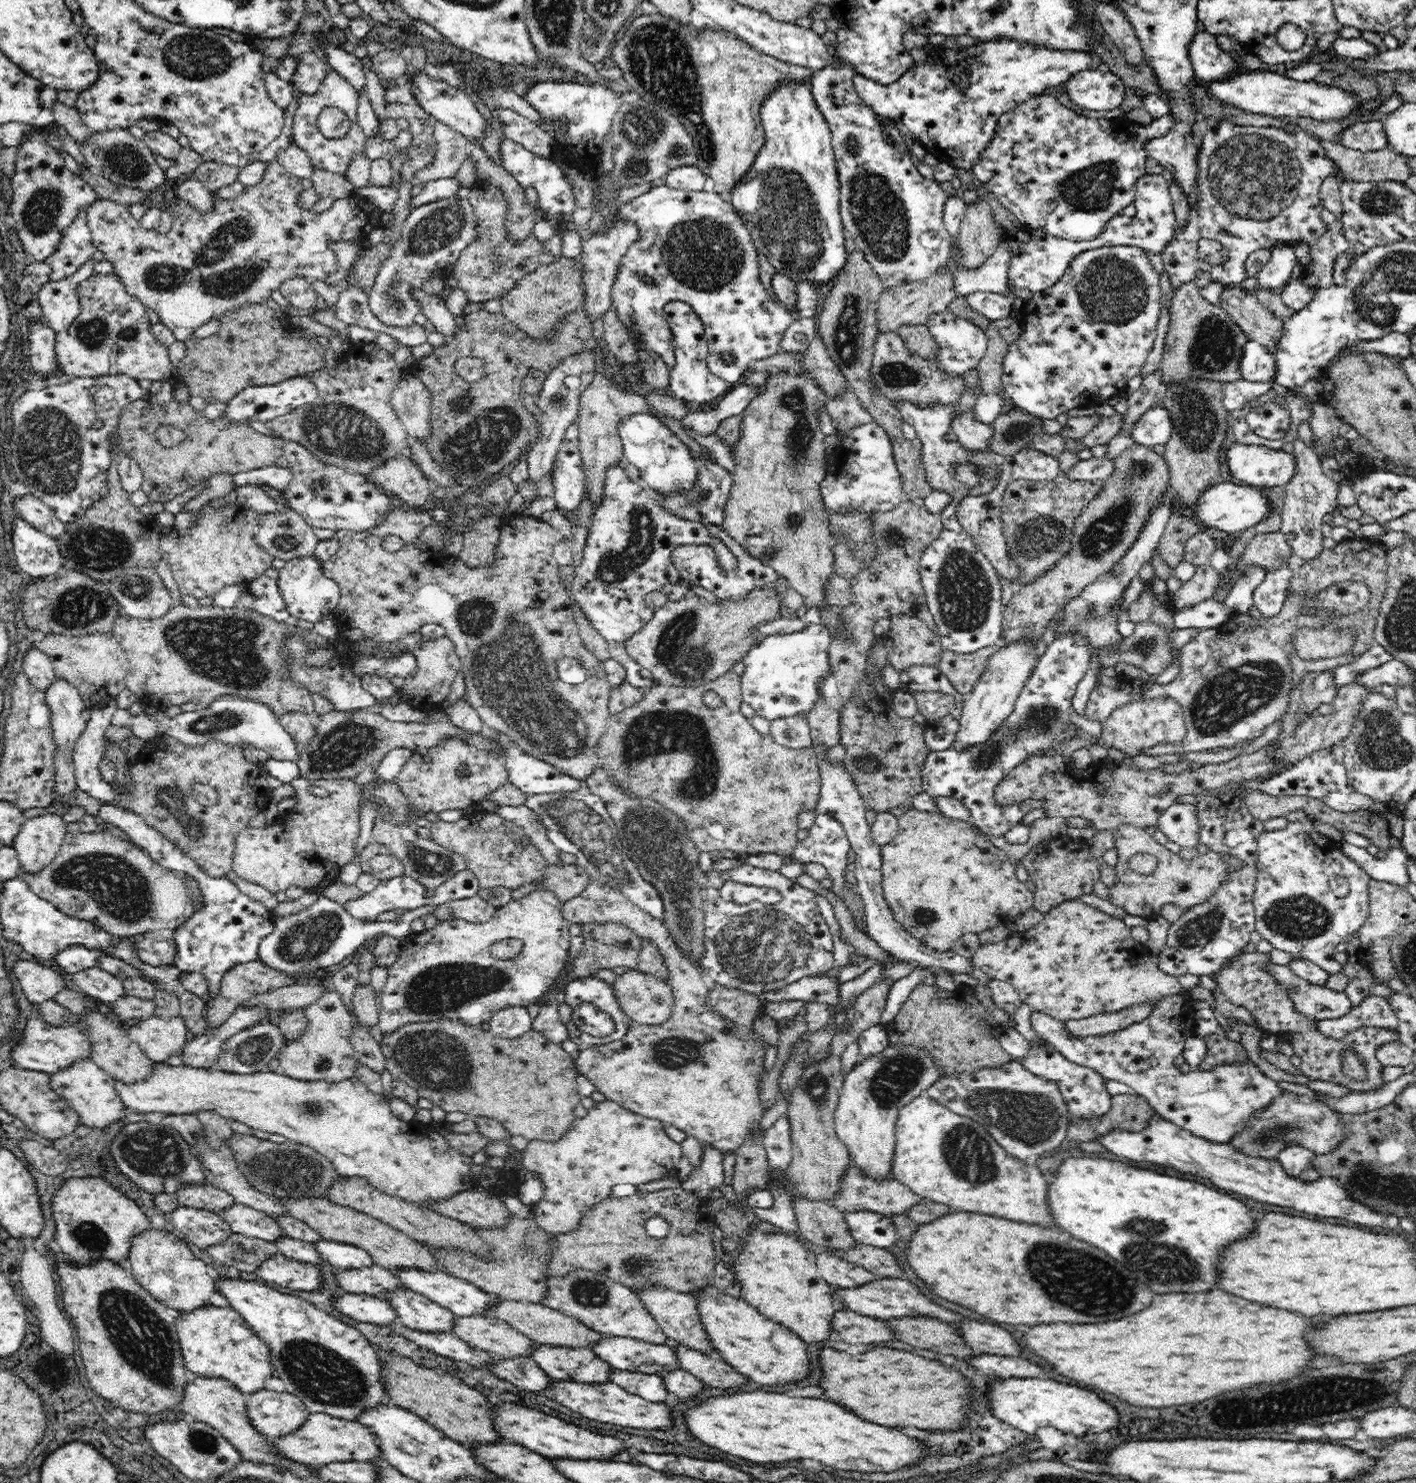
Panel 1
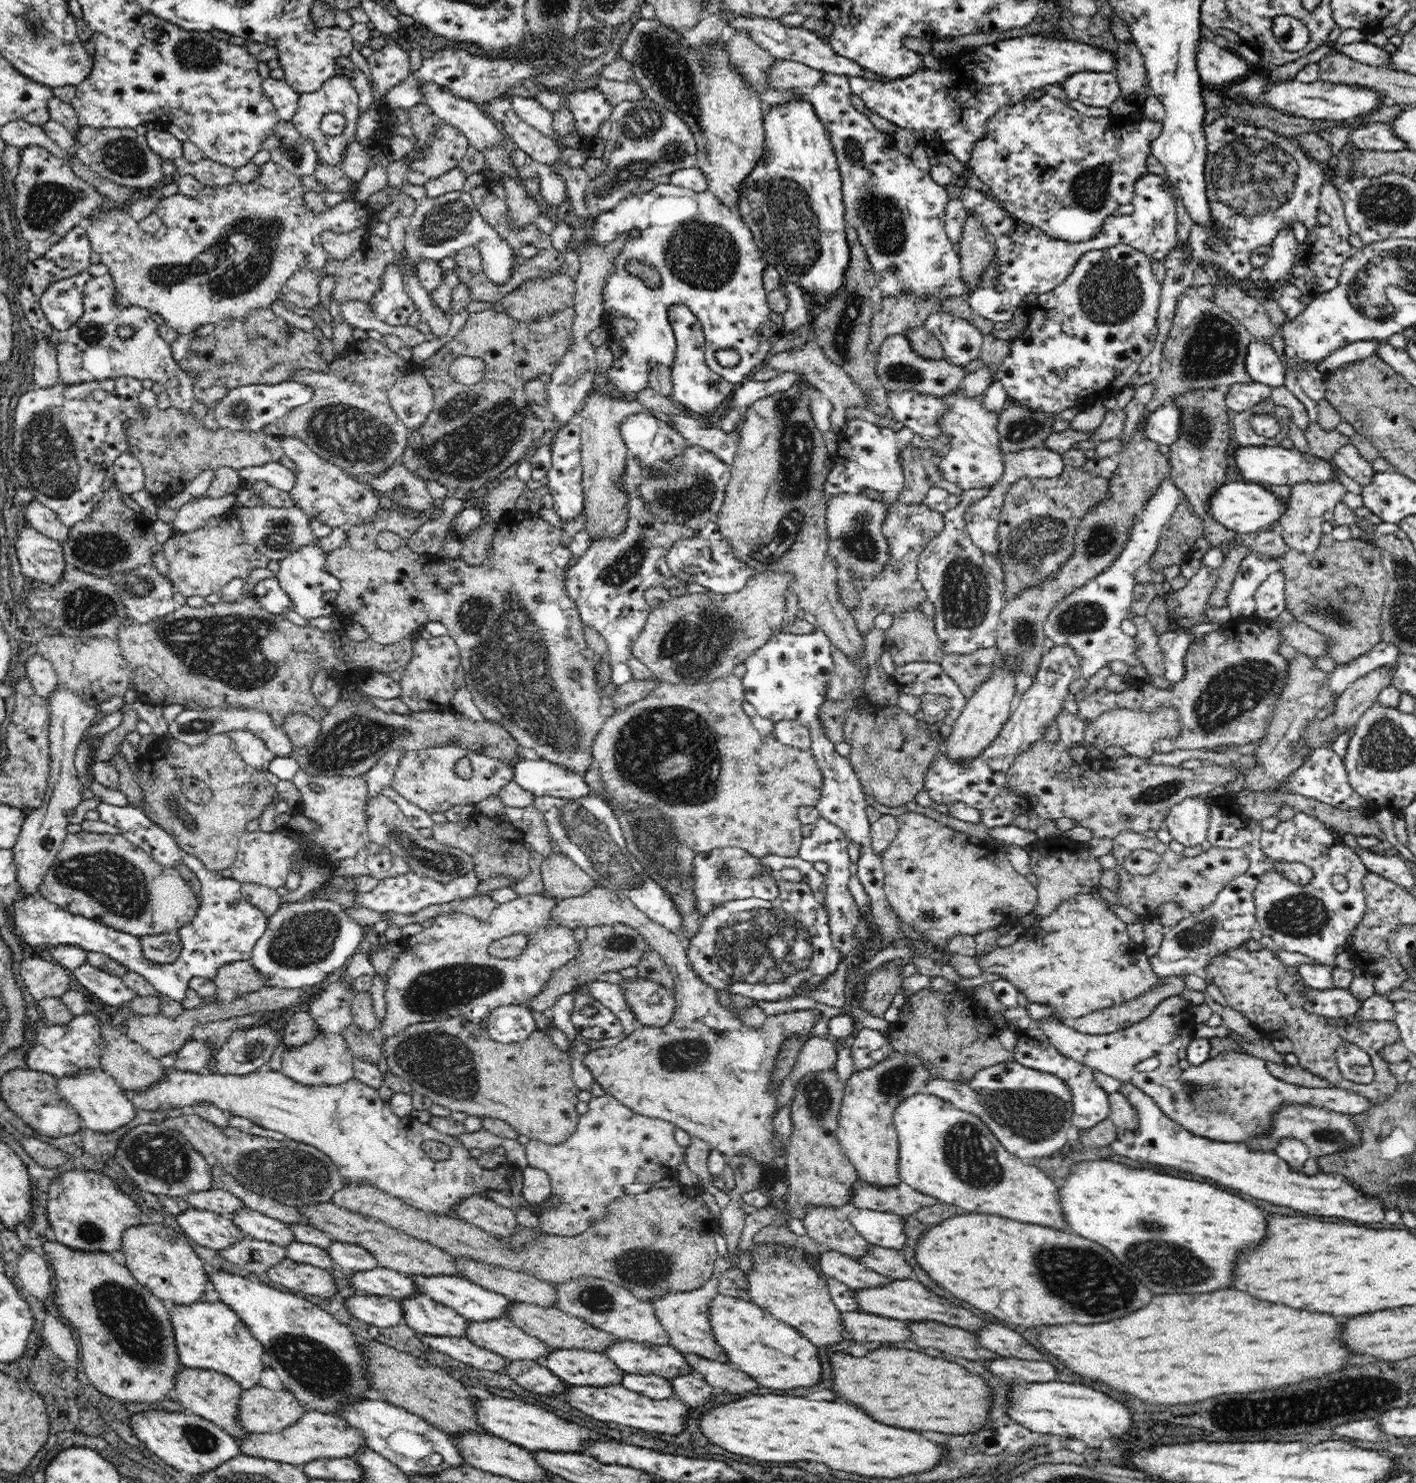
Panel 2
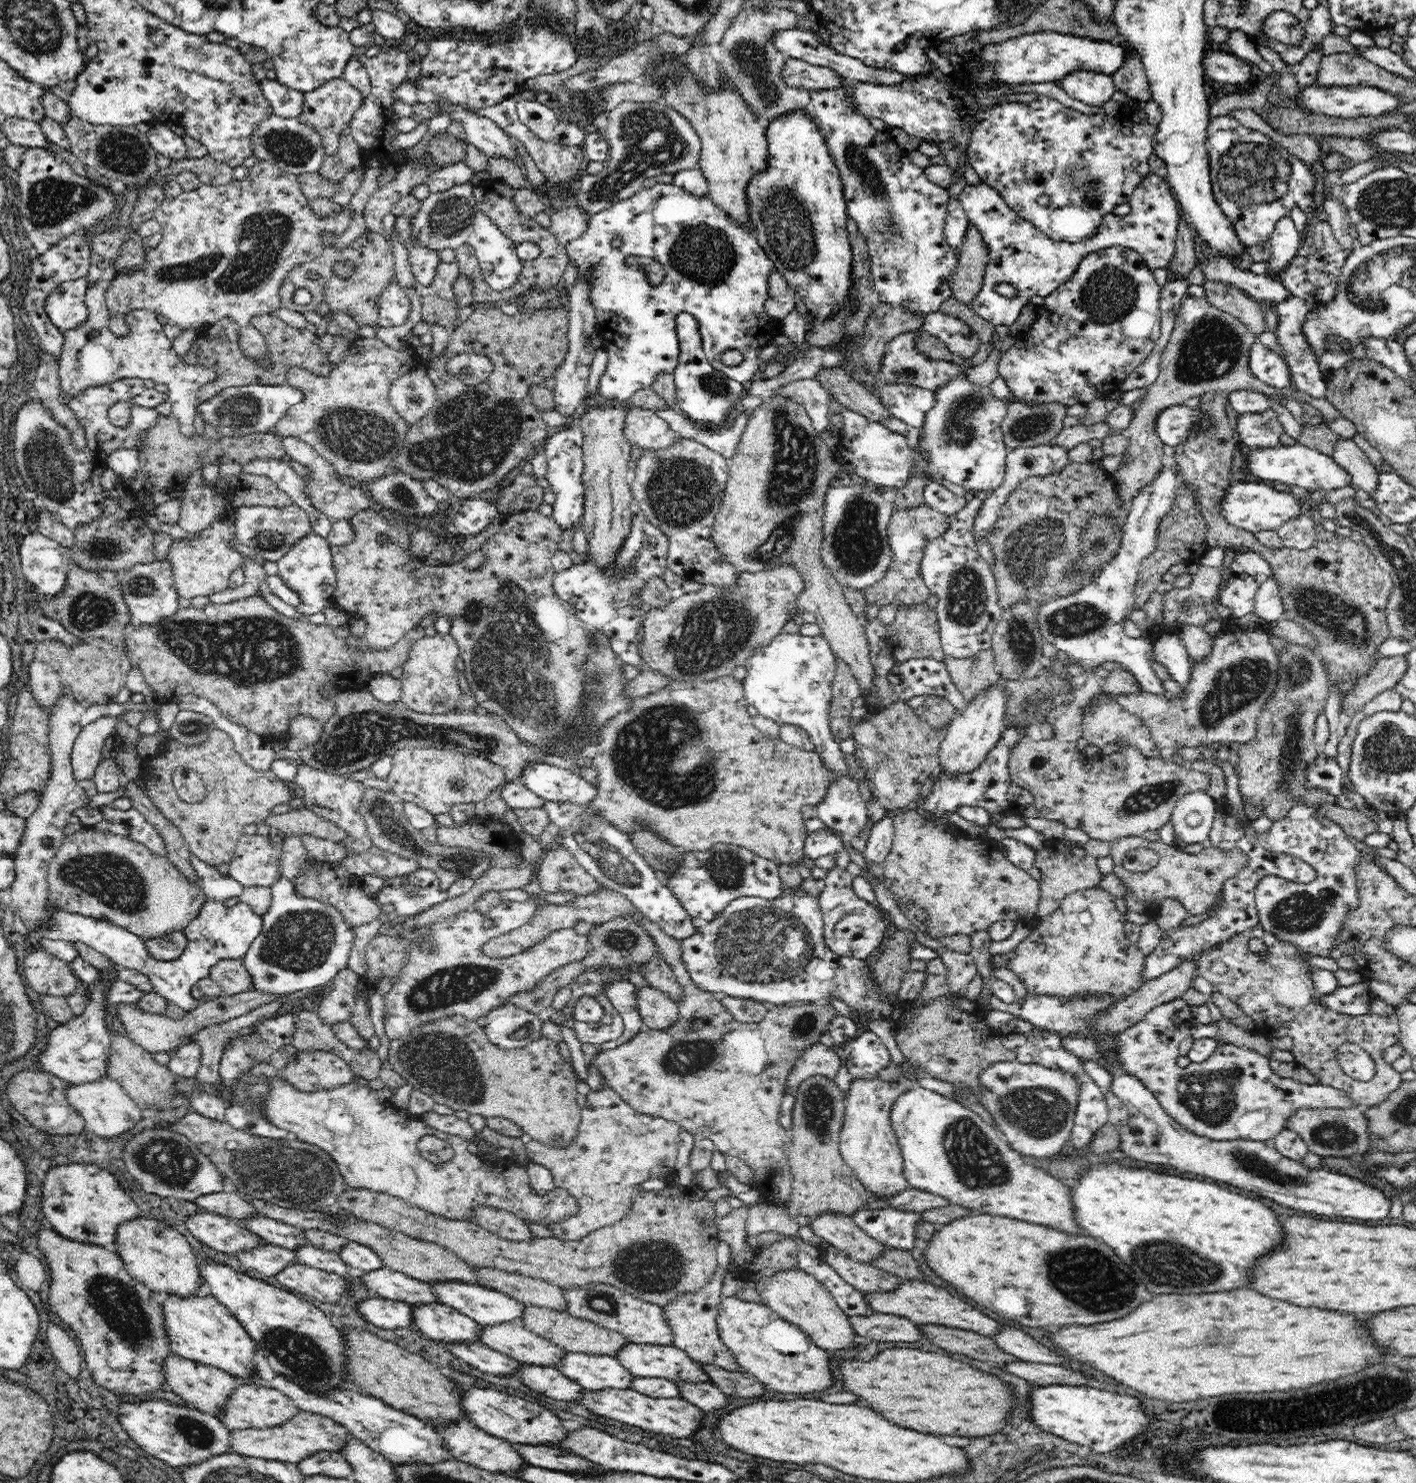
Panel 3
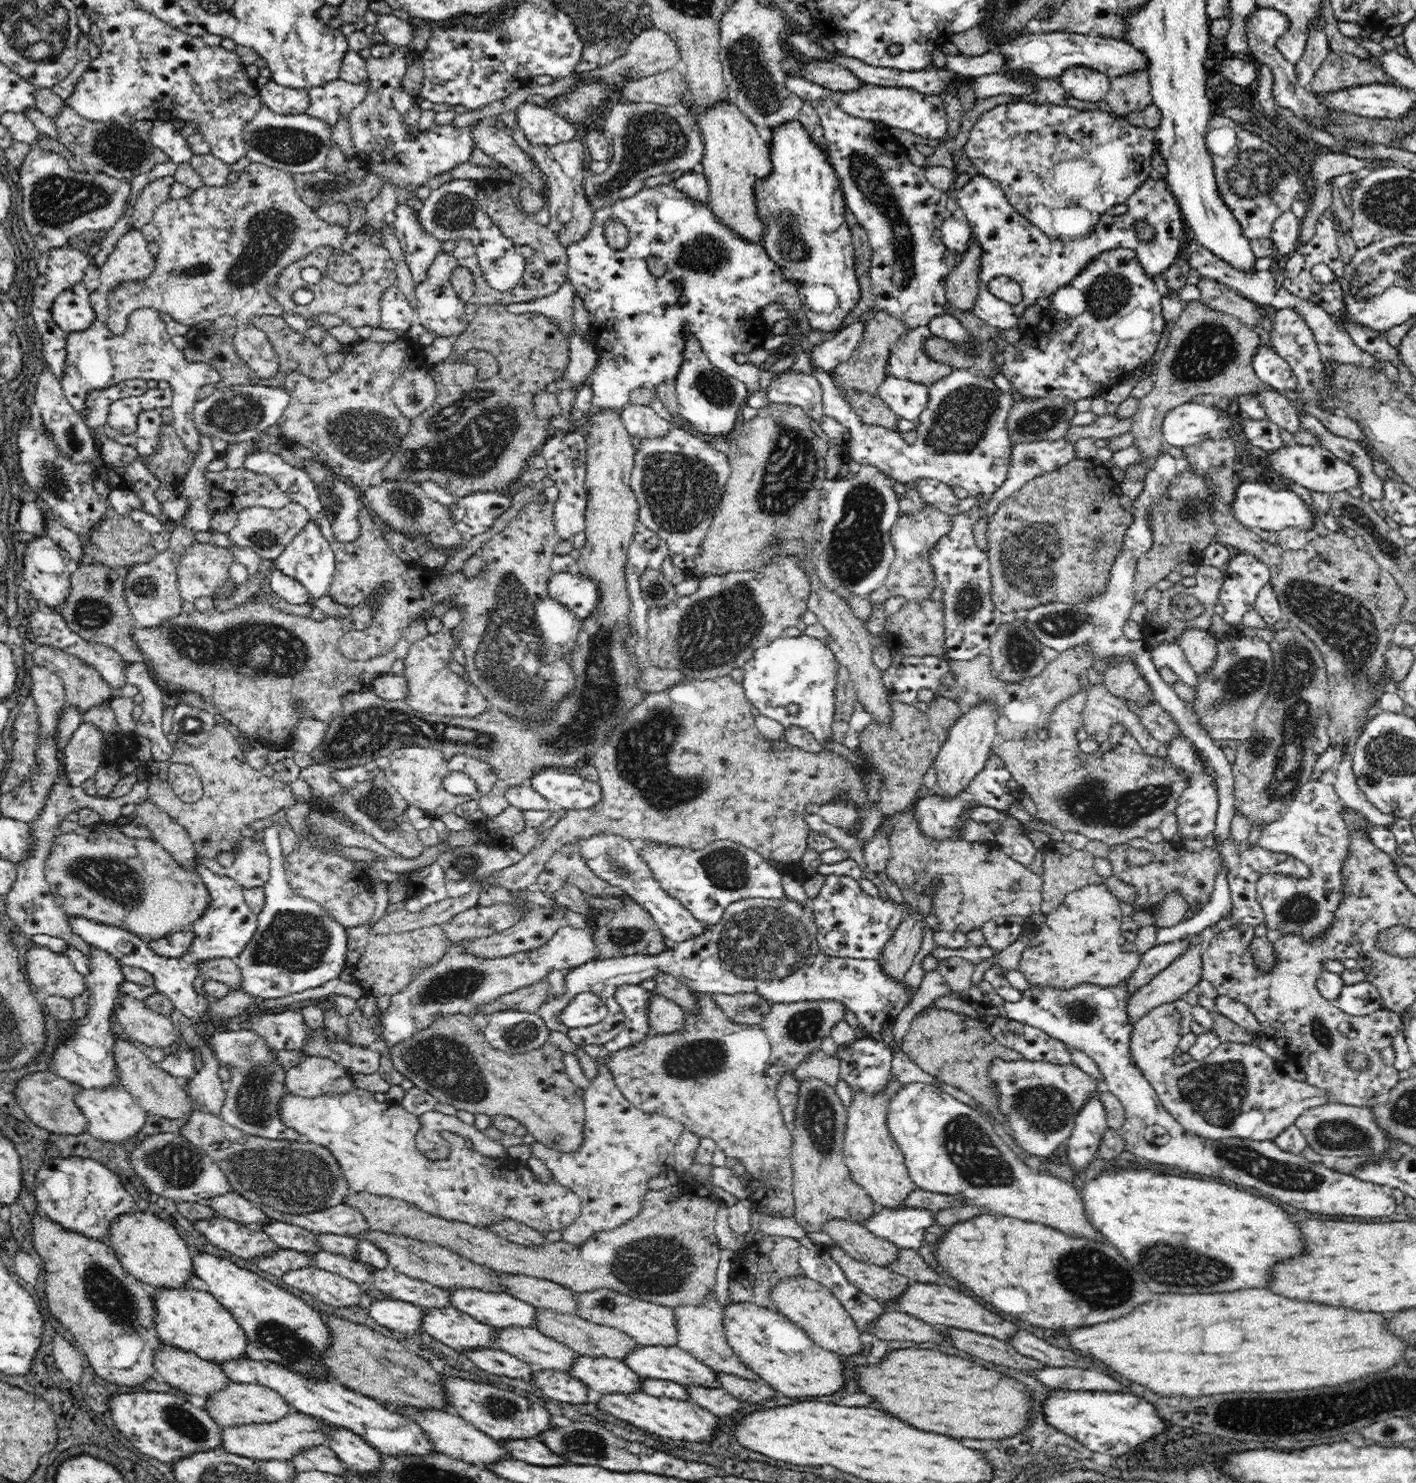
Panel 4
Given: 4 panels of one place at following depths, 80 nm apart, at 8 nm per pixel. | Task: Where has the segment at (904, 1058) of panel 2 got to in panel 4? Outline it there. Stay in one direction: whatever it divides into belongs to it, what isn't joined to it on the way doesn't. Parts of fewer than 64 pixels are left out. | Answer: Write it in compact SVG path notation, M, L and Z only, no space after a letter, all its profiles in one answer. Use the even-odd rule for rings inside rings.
M891 1078L886 1089L879 1093L868 1093L862 1089L854 1091L847 1108L847 1128L843 1142L844 1159L850 1169L851 1178L868 1193L872 1202L892 1210L904 1208L906 1198L917 1189L908 1172L905 1156L897 1148L886 1124L888 1104L903 1086L898 1080Z

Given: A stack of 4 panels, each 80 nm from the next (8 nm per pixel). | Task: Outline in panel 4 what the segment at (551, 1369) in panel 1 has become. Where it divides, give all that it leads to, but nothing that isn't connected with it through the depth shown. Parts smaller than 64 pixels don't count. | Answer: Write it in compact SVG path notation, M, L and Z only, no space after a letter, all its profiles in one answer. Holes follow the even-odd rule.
M579 1356L568 1372L583 1382L593 1395L632 1394L642 1390L642 1378L624 1361L614 1358Z

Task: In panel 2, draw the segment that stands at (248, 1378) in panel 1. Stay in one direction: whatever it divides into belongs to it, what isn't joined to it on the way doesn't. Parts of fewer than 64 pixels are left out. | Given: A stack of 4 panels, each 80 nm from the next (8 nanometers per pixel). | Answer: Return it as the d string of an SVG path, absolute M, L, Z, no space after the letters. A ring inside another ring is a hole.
M197 1301L192 1304L173 1304L169 1310L177 1354L183 1366L203 1367L204 1370L216 1370L233 1378L244 1389L260 1385L260 1374L264 1370L264 1347L245 1328L244 1322L222 1302Z

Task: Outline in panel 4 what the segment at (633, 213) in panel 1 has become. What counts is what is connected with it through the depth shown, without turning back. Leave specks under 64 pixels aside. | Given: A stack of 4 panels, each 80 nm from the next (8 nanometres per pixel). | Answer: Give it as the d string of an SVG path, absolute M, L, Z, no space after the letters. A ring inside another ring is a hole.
M673 184L657 185L652 188L644 187L640 192L637 192L630 198L620 199L612 206L598 207L588 234L585 234L584 238L581 238L578 242L570 243L567 246L567 256L565 276L568 278L569 284L572 285L572 290L576 298L579 298L581 304L584 304L584 308L588 309L589 316L592 320L590 334L600 357L600 366L590 376L586 377L588 377L588 384L594 390L592 402L594 402L594 406L600 406L600 408L620 408L622 410L629 405L630 394L635 389L648 388L654 390L656 386L660 386L666 380L676 382L675 378L683 368L684 357L687 352L687 339L689 337L692 337L694 341L698 341L701 350L706 354L709 362L714 367L725 371L733 379L740 380L747 387L750 394L756 393L760 390L759 368L752 362L748 362L748 364L737 364L734 356L737 353L743 353L744 355L750 354L756 348L760 349L764 342L772 337L773 330L769 330L769 327L762 320L762 308L766 306L782 306L788 312L787 320L789 322L798 324L803 319L803 307L800 306L799 292L796 290L795 283L788 282L783 277L782 269L768 256L763 245L747 244L747 241L741 240L740 237L736 236L736 233L729 232L728 228L725 228L724 224L721 224L720 220L717 220L716 216L713 216L712 211L708 208L708 204L693 201L690 197L678 191ZM606 220L617 220L628 229L629 241L622 250L616 250L606 243L606 237L604 237L604 222ZM648 256L658 256L658 258L662 258L664 263L666 262L667 268L664 275L654 277L654 275L649 273L649 268L646 264L646 258ZM676 282L680 282L682 285L678 287Z

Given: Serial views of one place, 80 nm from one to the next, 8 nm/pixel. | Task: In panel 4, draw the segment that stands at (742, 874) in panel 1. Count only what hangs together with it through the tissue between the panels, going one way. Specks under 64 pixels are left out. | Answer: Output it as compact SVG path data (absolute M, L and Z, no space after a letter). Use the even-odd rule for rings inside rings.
M755 898L754 900L748 900L748 902L736 902L736 910L734 912L728 912L728 914L724 914L724 918L720 919L720 922L715 925L706 926L704 929L704 934L700 934L698 938L690 938L690 940L684 940L678 944L672 945L670 950L664 950L661 954L658 955L617 955L616 958L604 958L604 959L594 959L592 961L588 961L578 967L573 967L572 969L566 970L568 976L566 976L566 994L560 998L560 1000L556 1000L554 996L547 1000L545 998L545 1002L541 1004L540 1007L537 1008L536 1013L542 1017L542 1020L546 1023L546 1026L551 1031L558 1031L568 1035L568 1038L580 1047L586 1046L586 1044L604 1044L609 1040L612 1040L620 1034L620 1031L623 1030L625 1025L625 1014L622 1010L622 1007L616 1002L615 994L620 988L620 986L624 985L639 985L642 981L648 980L648 978L658 977L658 974L672 974L673 977L676 977L679 981L682 981L684 985L686 985L690 990L696 993L705 993L709 994L742 994L742 992L746 993L754 993L760 995L762 998L767 999L771 1003L790 1003L790 1002L802 1002L805 999L832 999L838 1002L843 1002L847 1007L848 1011L854 1012L856 1016L858 1016L857 1020L860 1022L860 1026L866 1028L868 1032L872 1032L872 1034L880 1034L880 1030L882 1030L882 1026L884 1026L884 1030L890 1026L893 1028L895 1024L896 1017L899 1016L900 1013L903 1012L904 1008L910 1004L912 998L914 998L914 991L906 985L906 981L904 979L892 979L890 975L886 973L878 963L877 959L855 959L855 958L840 958L840 957L828 957L822 953L820 946L817 945L816 941L816 924L813 924L813 912L810 907L802 906L800 903L794 901L794 899L782 898L782 900L765 900ZM580 993L592 993L596 996L600 997L600 1000L607 1006L606 1016L598 1023L593 1024L588 1027L578 1027L578 1028L566 1028L566 1025L560 1024L557 1022L557 1012L560 1010L564 1010L566 1006L568 1006L568 1002L570 999L574 998L577 994Z

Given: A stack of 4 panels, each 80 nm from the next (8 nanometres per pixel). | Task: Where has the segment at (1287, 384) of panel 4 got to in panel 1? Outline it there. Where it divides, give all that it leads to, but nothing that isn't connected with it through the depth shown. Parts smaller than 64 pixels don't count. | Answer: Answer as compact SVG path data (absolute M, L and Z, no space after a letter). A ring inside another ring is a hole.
M1248 340L1240 360L1240 375L1247 382L1276 382L1276 355L1262 344Z

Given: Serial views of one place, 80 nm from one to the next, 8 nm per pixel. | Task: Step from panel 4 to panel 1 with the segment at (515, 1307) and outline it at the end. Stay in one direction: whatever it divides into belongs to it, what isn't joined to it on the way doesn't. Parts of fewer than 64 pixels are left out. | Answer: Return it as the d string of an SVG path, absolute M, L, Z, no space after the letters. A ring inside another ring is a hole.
M395 1269L394 1273L406 1289L422 1294L432 1302L440 1304L456 1317L487 1316L492 1306L498 1306L502 1302L500 1297L480 1291L480 1288L474 1284L461 1278L452 1277L443 1270L428 1272L420 1269Z

